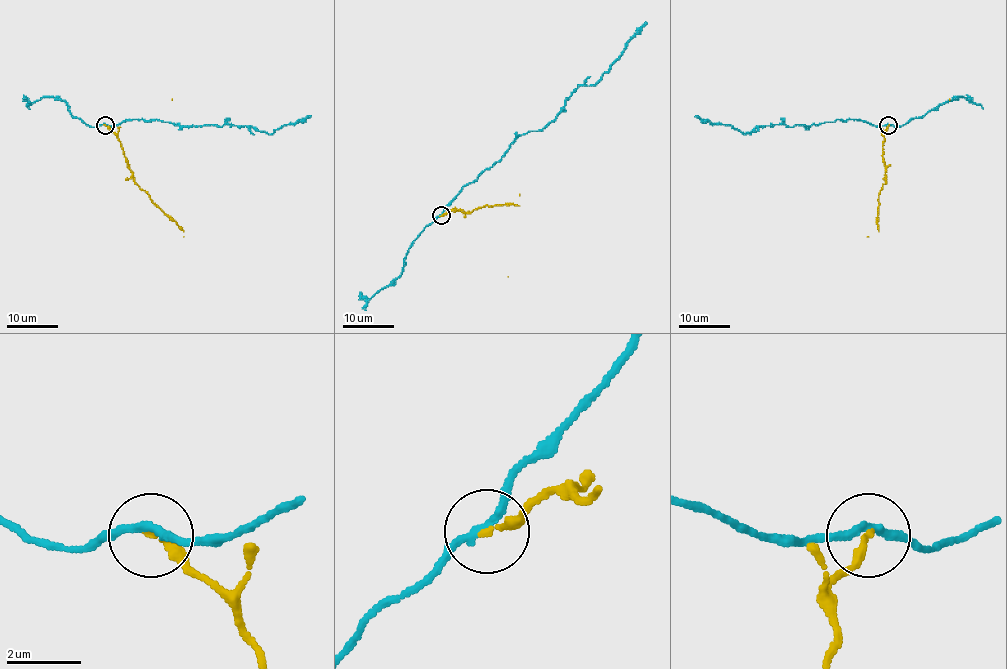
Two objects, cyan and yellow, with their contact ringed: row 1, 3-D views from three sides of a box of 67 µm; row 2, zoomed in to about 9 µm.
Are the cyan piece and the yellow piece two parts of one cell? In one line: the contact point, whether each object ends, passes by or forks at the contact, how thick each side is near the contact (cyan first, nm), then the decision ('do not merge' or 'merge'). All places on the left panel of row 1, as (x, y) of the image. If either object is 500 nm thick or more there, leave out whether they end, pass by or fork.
at (105, 125); cyan passes by; yellow ends there; 200 nm thick on the cyan side, 220 nm on the other; do not merge

